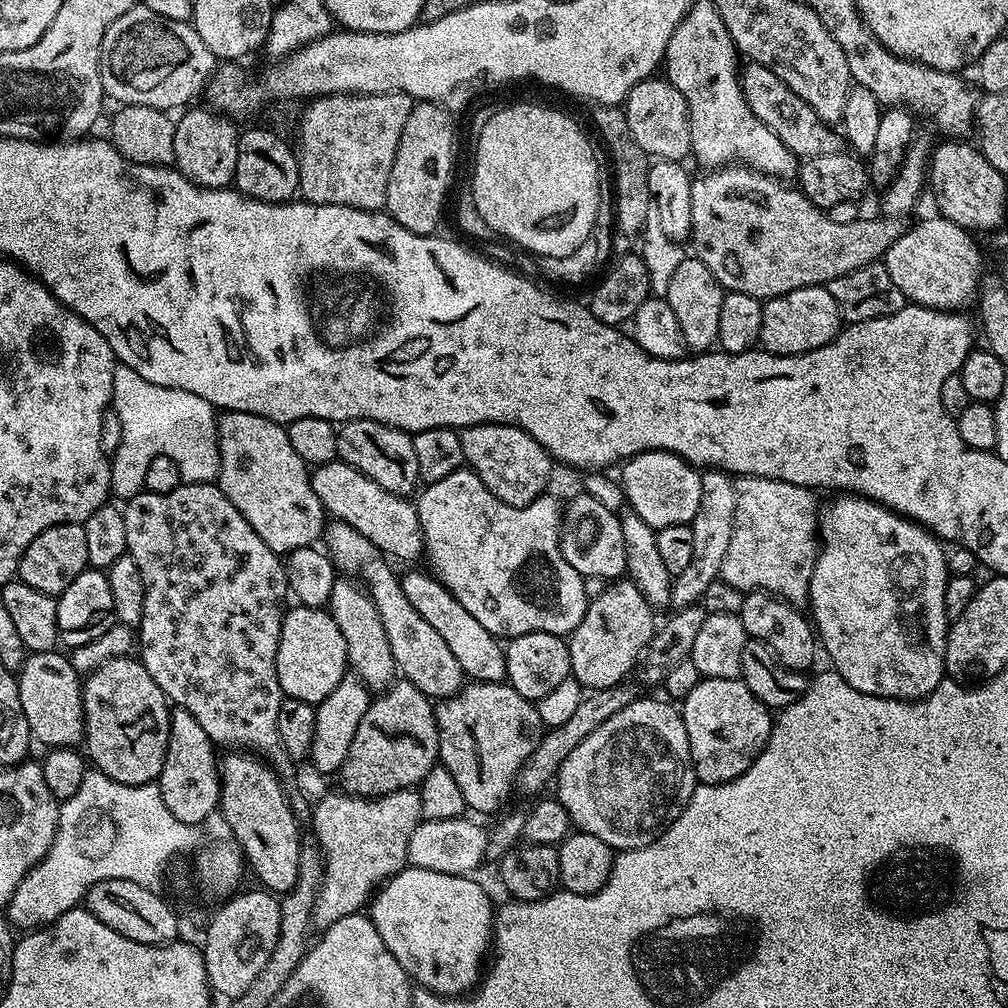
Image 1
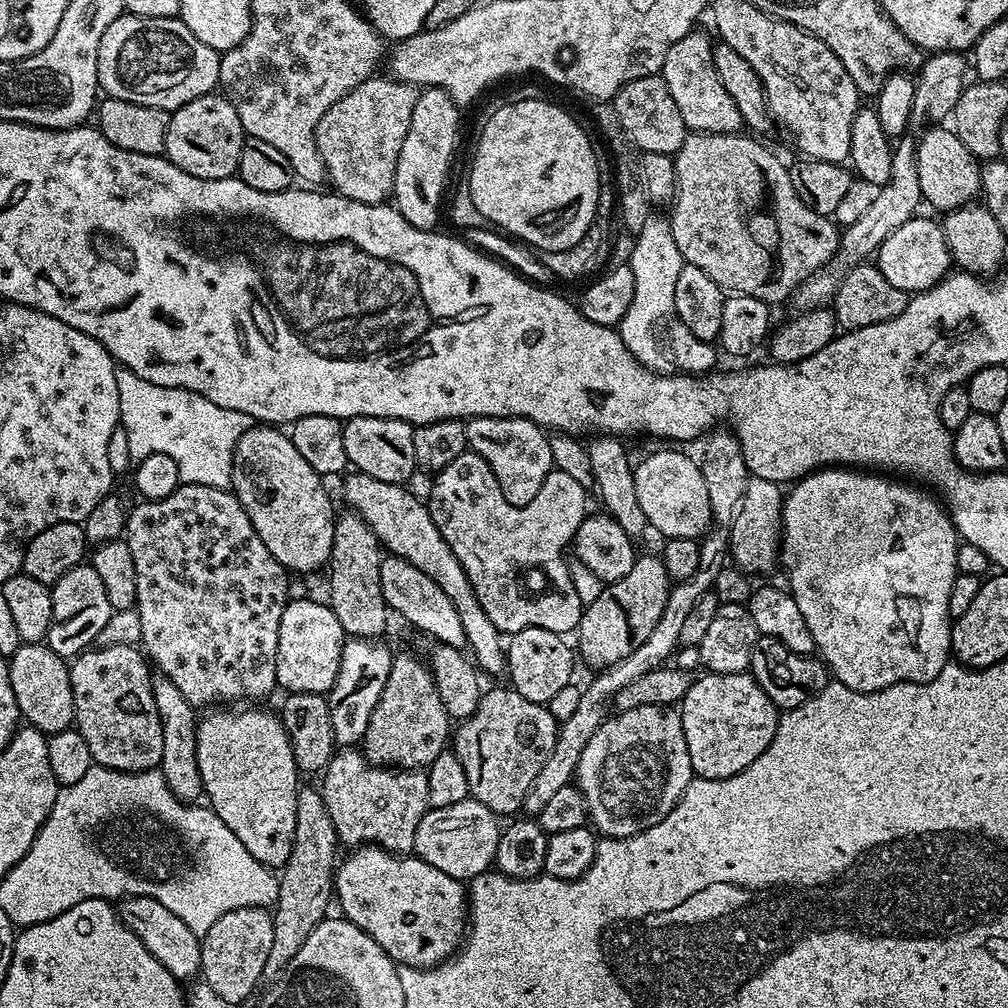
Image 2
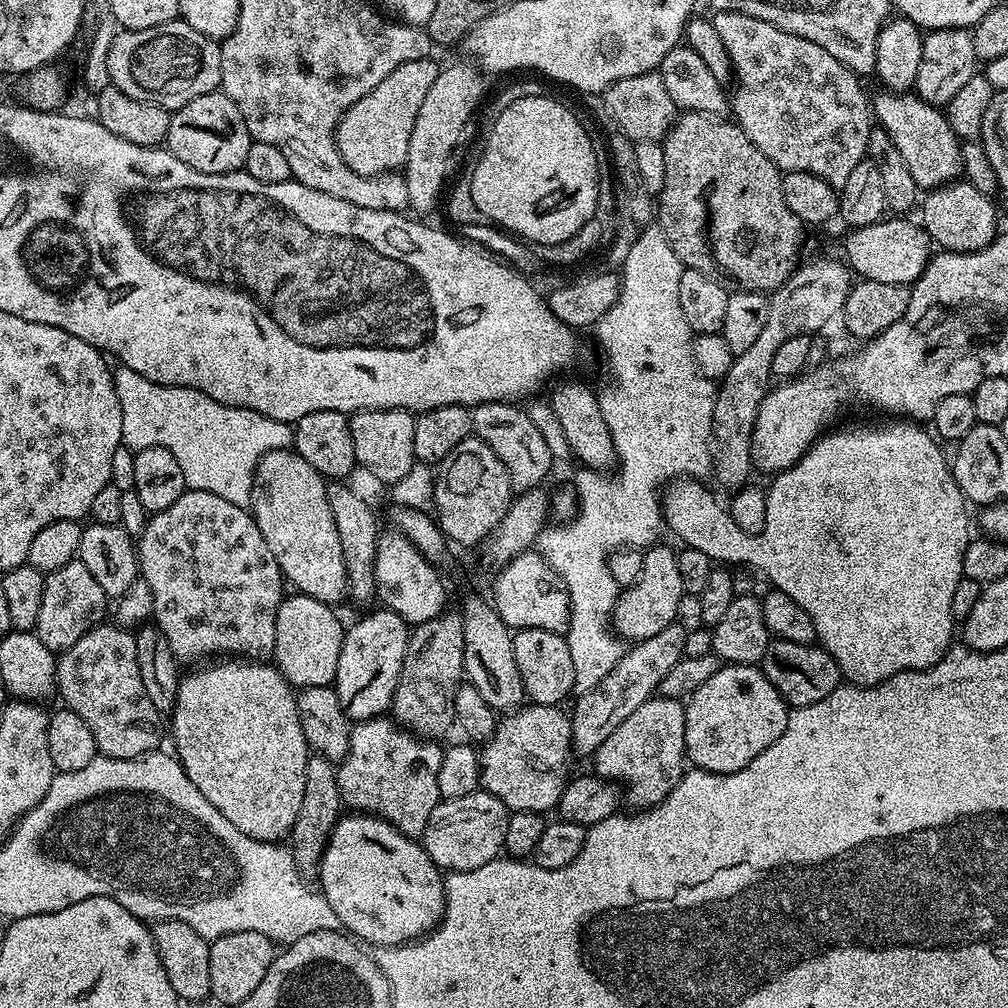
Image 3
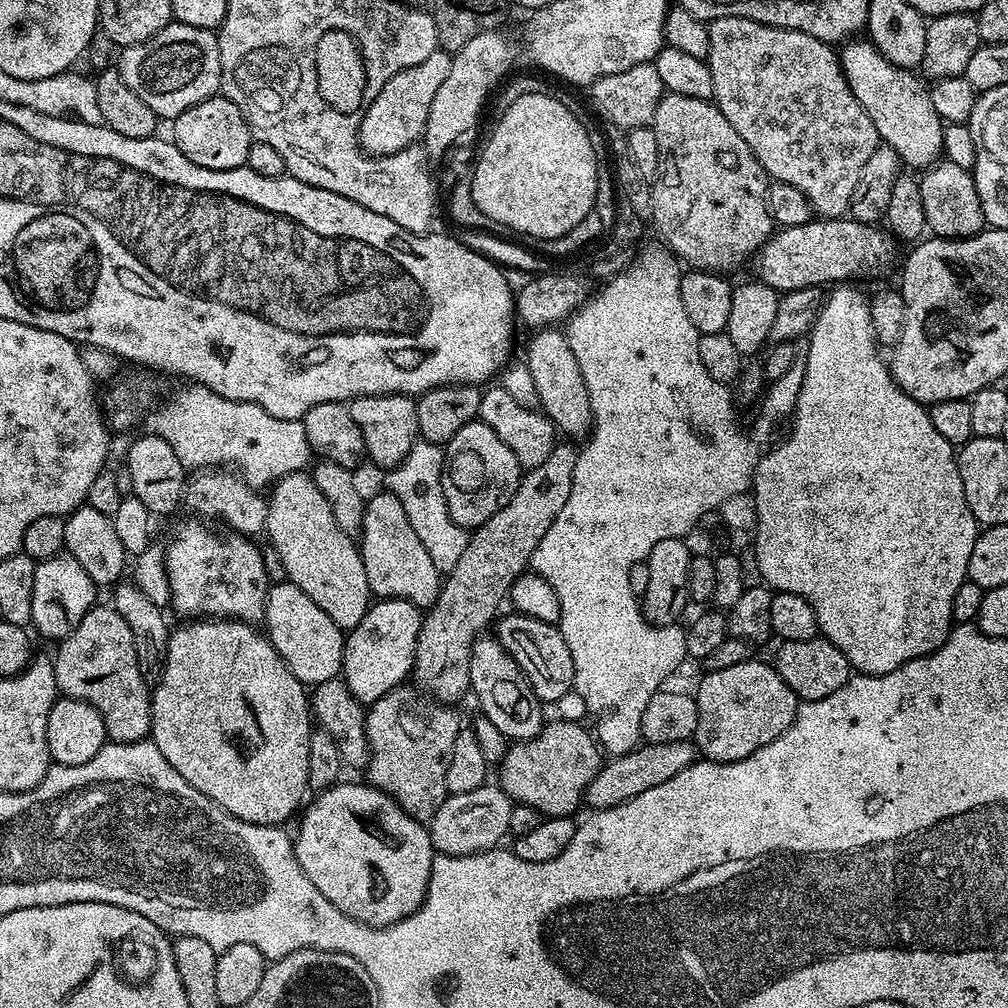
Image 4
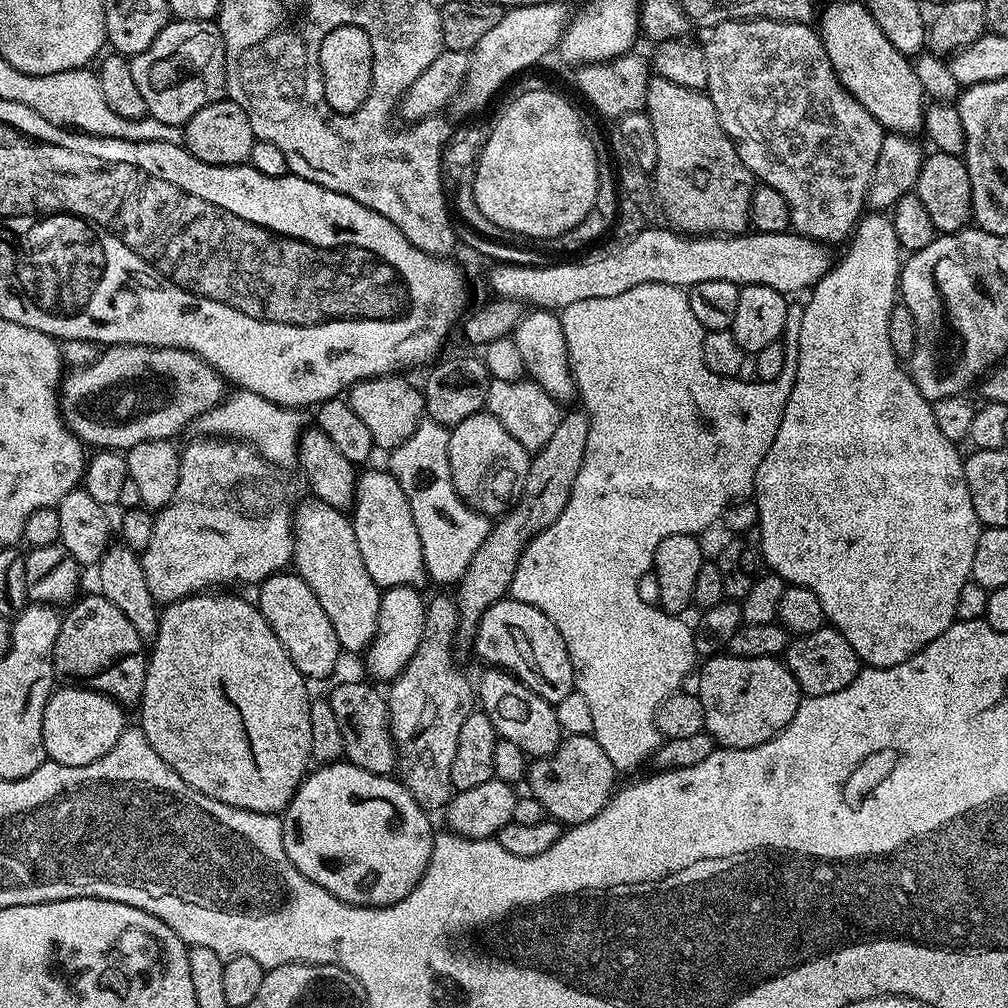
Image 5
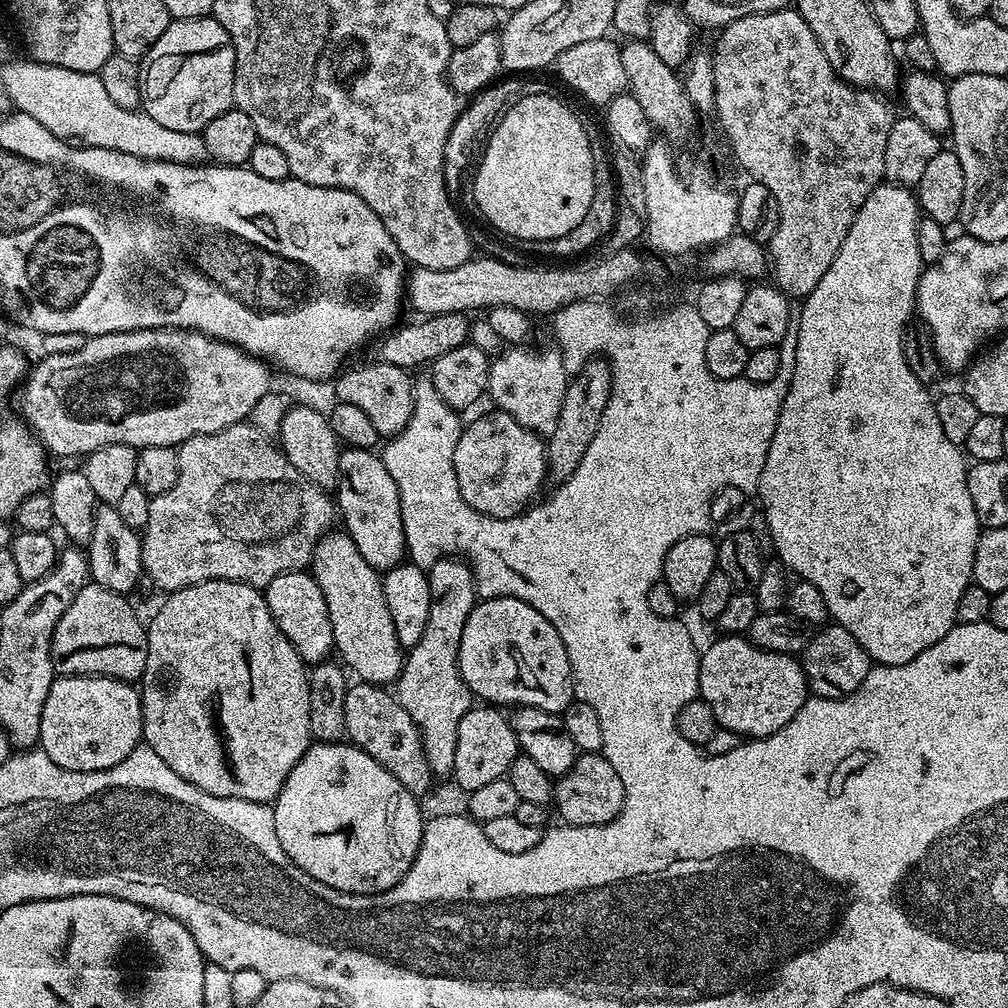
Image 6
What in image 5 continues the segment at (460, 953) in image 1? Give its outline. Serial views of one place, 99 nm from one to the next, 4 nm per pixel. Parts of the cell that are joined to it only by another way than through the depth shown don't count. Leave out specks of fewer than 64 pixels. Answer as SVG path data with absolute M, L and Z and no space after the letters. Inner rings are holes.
M324 762L317 768L320 768L317 772L315 769L309 771L305 776L304 781L298 786L294 798L282 813L284 845L290 862L302 875L310 878L310 882L322 886L322 890L334 894L334 898L359 908L385 908L402 898L406 898L406 894L410 894L410 890L414 890L414 886L418 886L418 882L430 862L434 831L432 832L432 824L428 821L429 813L420 807L420 803L412 797L410 790L406 790L406 786L391 775L379 776L370 770L362 770L362 766L354 766L347 762Z

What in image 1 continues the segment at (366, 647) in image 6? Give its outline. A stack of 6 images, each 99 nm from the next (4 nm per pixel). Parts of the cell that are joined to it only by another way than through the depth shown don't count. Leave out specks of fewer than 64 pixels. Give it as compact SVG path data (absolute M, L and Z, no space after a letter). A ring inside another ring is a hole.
M224 412L216 429L220 434L218 487L234 510L278 554L313 547L324 535L326 513L314 494L309 465L290 446L287 427L258 414Z

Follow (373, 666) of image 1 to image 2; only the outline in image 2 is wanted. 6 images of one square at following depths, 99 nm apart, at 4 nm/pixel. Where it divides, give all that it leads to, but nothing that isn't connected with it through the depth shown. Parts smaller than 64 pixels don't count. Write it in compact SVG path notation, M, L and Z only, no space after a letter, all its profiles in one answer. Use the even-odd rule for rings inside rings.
M341 511L334 526L334 546L330 561L332 573L328 576L326 603L331 608L334 618L342 622L342 630L349 637L380 638L388 628L390 609L382 594L381 559L382 549L370 525L354 511Z

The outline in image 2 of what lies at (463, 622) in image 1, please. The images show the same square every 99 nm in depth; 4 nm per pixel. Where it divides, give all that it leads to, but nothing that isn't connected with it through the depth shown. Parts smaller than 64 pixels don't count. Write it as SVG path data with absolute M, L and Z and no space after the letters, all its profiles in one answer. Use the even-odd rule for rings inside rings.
M385 555L380 561L380 581L384 601L395 615L397 612L406 623L413 624L418 631L425 632L428 636L433 636L433 641L449 644L452 648L465 647L462 618L458 618L458 610L454 610L454 602L450 602L450 598L442 594L442 586L426 578L426 574L418 570L418 566L410 566L408 560L394 555Z

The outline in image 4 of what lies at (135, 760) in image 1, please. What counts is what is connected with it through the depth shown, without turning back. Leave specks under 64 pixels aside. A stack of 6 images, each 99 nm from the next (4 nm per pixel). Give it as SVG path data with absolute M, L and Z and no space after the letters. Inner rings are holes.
M94 606L74 626L74 630L59 641L56 660L51 661L57 689L69 700L84 700L102 714L108 740L129 744L145 739L152 730L152 698L146 674L138 666L134 654L134 634L126 626L126 618L111 606Z

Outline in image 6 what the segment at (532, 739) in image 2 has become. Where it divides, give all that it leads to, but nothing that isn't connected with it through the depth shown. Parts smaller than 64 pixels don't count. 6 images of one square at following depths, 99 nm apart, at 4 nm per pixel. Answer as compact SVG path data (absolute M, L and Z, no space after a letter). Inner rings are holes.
M600 752L577 755L572 769L559 777L554 784L554 808L560 811L565 825L598 826L608 824L622 810L624 787L614 766Z

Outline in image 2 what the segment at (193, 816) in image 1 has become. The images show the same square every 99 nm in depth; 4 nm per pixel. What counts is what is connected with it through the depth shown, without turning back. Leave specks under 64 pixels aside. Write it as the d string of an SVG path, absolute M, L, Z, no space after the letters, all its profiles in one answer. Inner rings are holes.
M157 671L151 673L151 678L154 706L158 706L158 718L162 722L162 759L158 771L166 778L166 786L170 786L176 799L185 802L199 801L204 787L196 761L197 709L190 702L186 702L182 690L178 690L178 686L170 682L170 678Z

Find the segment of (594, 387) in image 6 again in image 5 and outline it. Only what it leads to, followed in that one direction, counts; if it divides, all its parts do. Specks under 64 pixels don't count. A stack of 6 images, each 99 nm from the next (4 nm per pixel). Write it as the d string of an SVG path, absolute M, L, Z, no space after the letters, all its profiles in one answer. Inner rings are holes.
M583 410L565 411L560 417L558 427L554 429L554 435L550 437L550 442L546 442L546 446L542 446L531 457L520 499L491 525L487 538L482 546L478 546L470 566L455 589L457 592L454 592L454 599L460 609L458 636L461 641L471 641L476 635L476 627L484 611L509 595L514 570L520 565L520 555L524 553L524 547L532 541L532 537L546 530L546 526L553 524L558 514L566 510L574 478L578 478L578 470L582 470L582 462L586 458L588 435L588 413Z

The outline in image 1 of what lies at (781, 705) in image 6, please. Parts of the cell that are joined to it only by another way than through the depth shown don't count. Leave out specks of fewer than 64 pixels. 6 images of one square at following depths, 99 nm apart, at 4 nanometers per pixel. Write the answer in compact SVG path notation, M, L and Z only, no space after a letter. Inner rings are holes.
M701 678L698 686L686 694L682 701L682 715L686 726L686 738L690 738L692 768L701 784L721 784L738 778L762 754L772 733L773 713L744 684L743 679Z

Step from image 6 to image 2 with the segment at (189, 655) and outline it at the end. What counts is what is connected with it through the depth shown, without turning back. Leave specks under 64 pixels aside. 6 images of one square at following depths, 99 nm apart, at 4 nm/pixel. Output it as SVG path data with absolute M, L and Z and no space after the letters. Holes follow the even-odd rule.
M224 706L219 710L205 711L199 717L196 725L196 761L198 762L198 774L202 778L202 786L204 787L203 795L206 800L208 796L209 801L207 800L207 803L212 811L218 814L218 818L222 818L222 822L226 822L226 826L230 826L230 830L234 830L238 842L242 842L242 846L246 846L246 850L250 850L250 854L254 854L254 858L258 858L258 862L262 862L267 868L280 870L290 858L290 850L294 846L296 793L301 787L302 781L300 779L302 776L296 767L294 750L290 746L290 738L286 734L284 723L280 721L279 715L275 711L267 712L266 709L260 707L264 706Z

